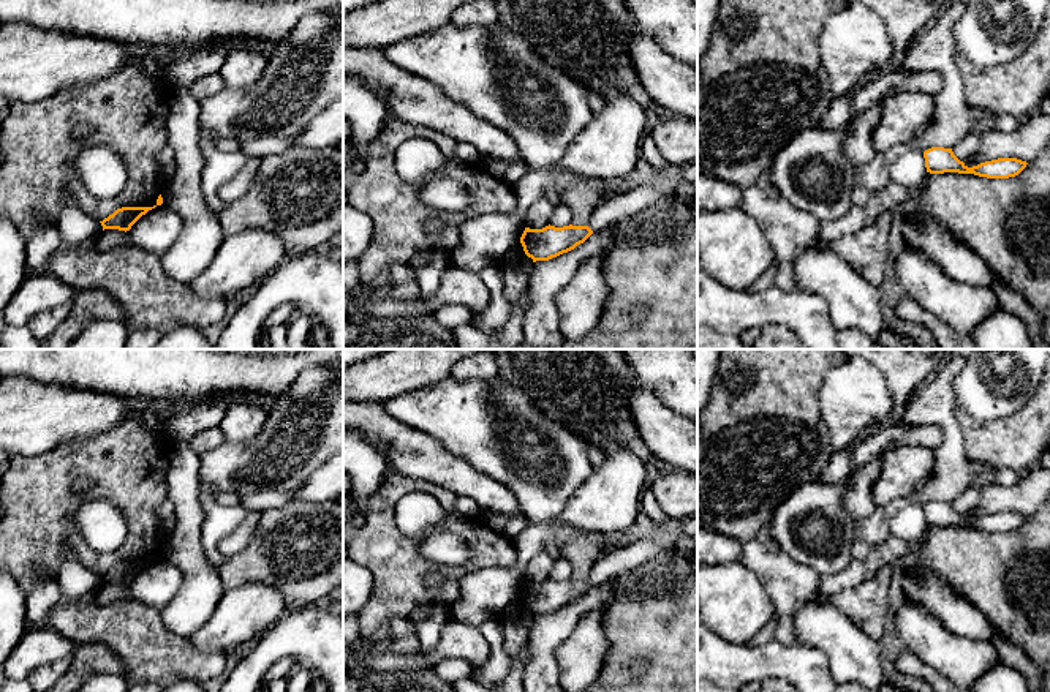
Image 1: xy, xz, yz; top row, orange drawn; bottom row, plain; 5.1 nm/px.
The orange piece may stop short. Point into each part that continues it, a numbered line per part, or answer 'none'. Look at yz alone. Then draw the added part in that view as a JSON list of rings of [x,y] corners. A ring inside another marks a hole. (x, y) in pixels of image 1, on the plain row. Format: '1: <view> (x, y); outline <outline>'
none

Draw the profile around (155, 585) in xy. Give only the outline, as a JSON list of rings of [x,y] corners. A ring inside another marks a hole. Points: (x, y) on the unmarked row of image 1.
[[[161,558],[142,569],[131,583],[127,585],[127,589],[131,599],[161,611],[177,594],[180,585],[180,569]]]

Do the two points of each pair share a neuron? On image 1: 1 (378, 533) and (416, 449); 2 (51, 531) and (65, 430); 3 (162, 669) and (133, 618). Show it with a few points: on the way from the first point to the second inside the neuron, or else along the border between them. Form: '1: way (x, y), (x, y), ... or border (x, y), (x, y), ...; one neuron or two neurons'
1: border (391, 470), (440, 484); two neurons
2: border (100, 435), (90, 440), (65, 443), (29, 457); two neurons
3: way (154, 656), (135, 631); one neuron

